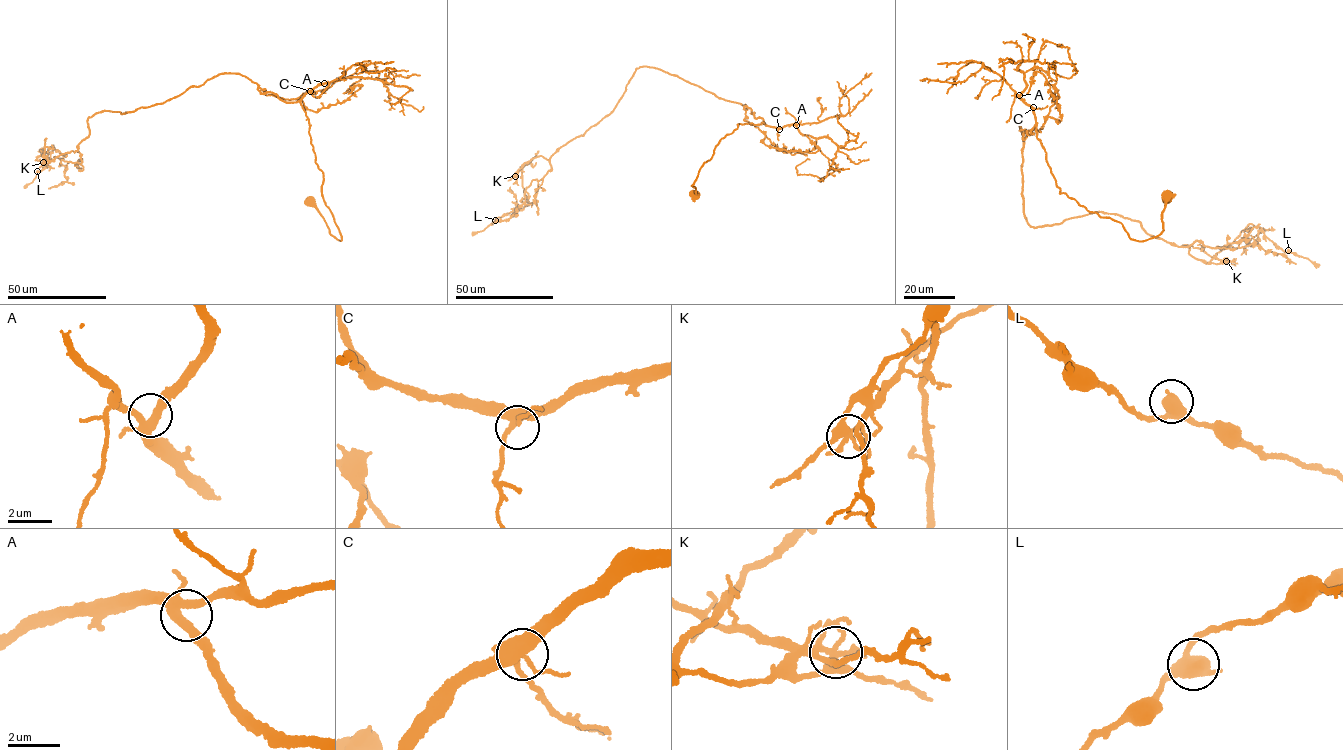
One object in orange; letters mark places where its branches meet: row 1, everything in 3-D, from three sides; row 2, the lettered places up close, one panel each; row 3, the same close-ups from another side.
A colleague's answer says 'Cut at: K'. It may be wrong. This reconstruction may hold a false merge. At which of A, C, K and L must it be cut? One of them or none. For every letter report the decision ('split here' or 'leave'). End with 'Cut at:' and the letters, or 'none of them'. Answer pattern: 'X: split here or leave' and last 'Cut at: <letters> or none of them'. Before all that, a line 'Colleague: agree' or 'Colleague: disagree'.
Colleague: agree
A: leave
C: leave
K: split here
L: leave
Cut at: K

